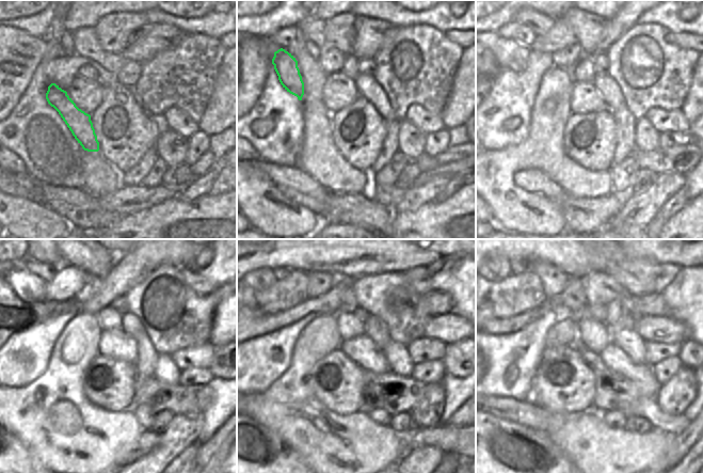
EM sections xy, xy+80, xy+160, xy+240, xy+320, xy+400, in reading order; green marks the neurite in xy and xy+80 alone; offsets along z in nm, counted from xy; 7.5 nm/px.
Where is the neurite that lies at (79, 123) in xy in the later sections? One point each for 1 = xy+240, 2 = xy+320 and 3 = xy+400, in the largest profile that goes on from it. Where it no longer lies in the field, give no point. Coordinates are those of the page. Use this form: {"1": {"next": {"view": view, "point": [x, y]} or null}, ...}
{"1": {"next": {"view": "xy+240", "point": [30, 287]}}, "2": {"next": {"view": "xy+320", "point": [264, 278]}}, "3": {"next": {"view": "xy+400", "point": [497, 268]}}}

